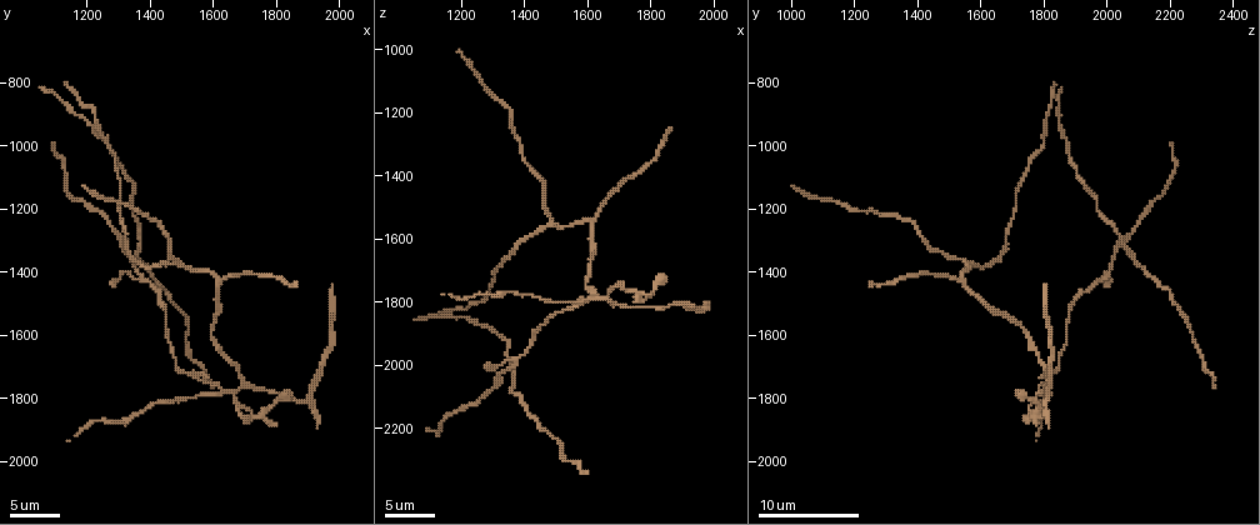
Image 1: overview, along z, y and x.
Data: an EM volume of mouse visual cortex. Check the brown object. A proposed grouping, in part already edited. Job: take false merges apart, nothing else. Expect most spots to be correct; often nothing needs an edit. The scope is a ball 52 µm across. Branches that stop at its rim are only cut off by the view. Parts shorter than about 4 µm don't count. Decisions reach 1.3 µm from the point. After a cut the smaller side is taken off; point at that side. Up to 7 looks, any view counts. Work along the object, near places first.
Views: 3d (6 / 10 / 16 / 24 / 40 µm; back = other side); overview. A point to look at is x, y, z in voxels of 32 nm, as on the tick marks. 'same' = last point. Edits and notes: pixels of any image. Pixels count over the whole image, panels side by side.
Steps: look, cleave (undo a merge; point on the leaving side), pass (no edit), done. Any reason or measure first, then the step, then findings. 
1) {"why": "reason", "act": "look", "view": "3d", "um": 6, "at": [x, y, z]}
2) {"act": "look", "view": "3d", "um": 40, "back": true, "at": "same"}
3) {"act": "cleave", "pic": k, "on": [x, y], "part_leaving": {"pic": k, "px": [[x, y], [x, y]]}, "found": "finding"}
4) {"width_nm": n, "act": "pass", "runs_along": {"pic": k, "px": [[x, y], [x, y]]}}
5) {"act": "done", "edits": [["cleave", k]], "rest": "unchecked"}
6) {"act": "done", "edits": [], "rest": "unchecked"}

{"why": "four or more arms meet", "act": "look", "view": "3d", "um": 16, "at": [1660, 1780, 1780]}

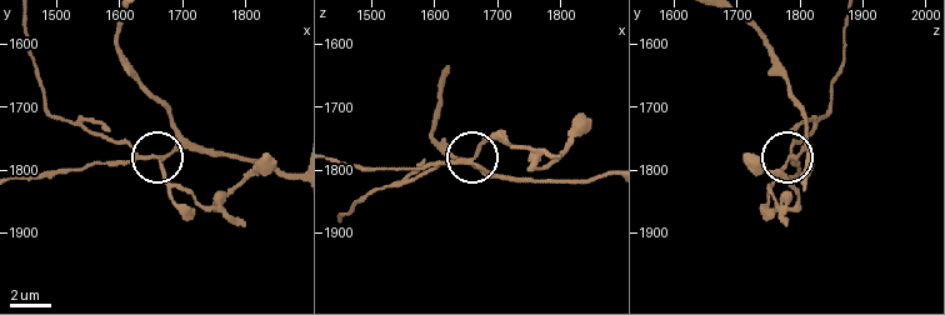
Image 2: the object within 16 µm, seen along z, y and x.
{"width_nm": 160, "act": "cleave", "pic": 2, "on": [165, 171], "part_leaving": {"pic": 2, "px": [[144, 154], [95, 136], [50, 109], [25, 24]]}, "found": "two neurons meet here"}

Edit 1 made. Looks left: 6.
{"why": "redraw", "act": "look", "view": "overview"}

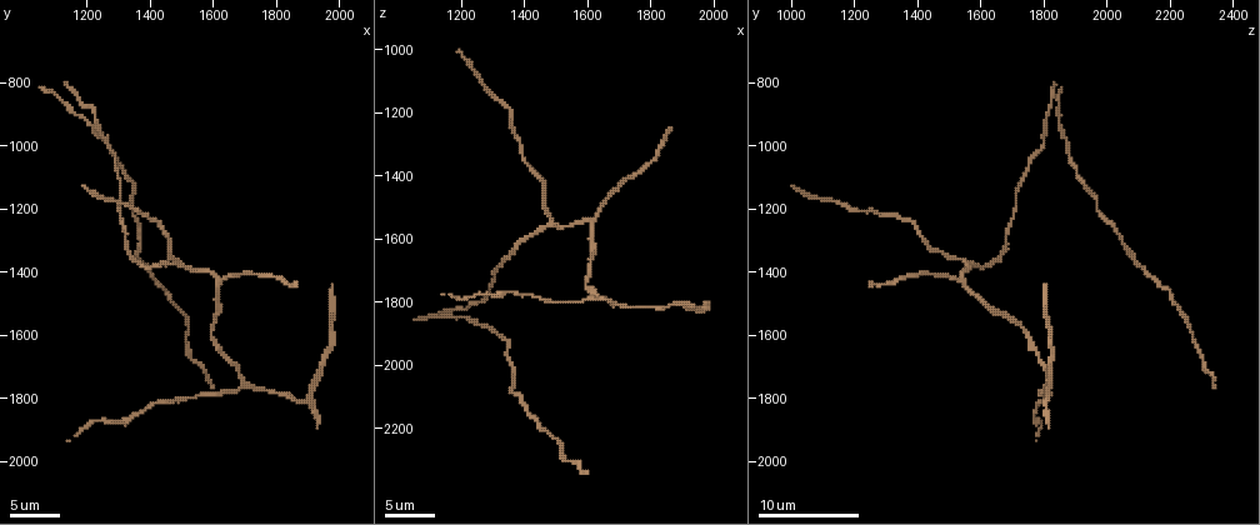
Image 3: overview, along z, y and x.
{"act": "look", "view": "3d", "um": 10, "at": [1630, 1420, 1550]}

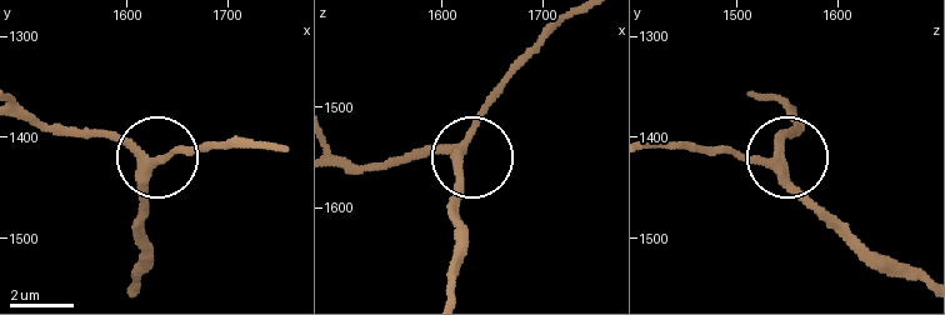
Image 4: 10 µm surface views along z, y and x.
{"act": "look", "view": "3d", "um": 10, "back": true, "at": [1622, 1430, 1538]}

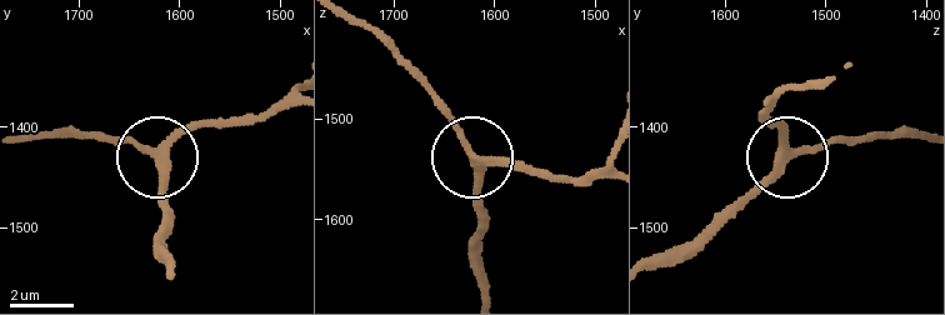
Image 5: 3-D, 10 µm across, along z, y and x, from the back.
{"width_nm": 260, "act": "pass", "runs_along": {"pic": 5, "px": [[763, 103], [789, 154], [866, 143]]}, "found": "all the same neuron"}

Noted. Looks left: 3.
{"why": "a fork", "act": "look", "view": "3d", "um": 10, "at": [1490, 1370, 1550]}

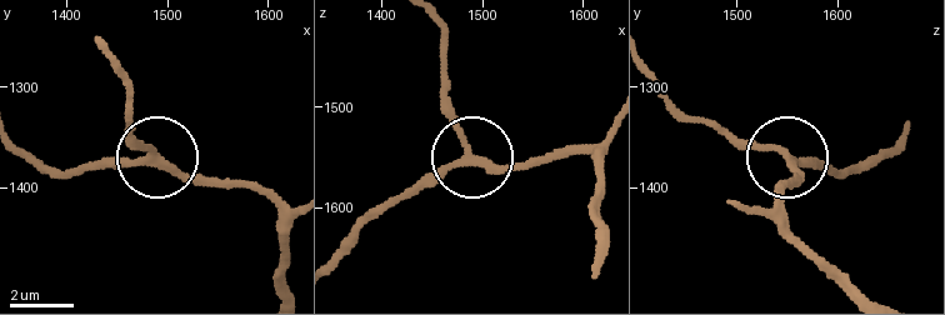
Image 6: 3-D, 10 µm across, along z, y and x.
{"act": "pass", "runs_along": {"pic": 6, "px": [[95, 169], [154, 158], [125, 123]]}, "found": "continuous, no second neuron"}

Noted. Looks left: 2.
{"act": "done", "edits": [["cleave", 2]], "rest": "unchecked"}

